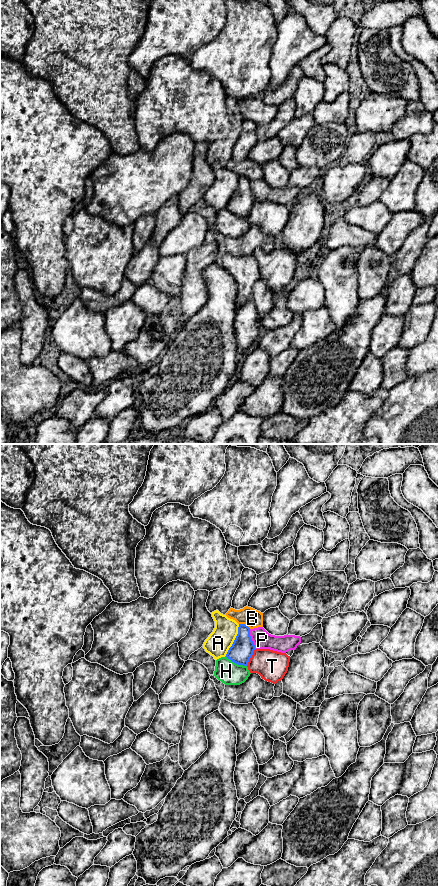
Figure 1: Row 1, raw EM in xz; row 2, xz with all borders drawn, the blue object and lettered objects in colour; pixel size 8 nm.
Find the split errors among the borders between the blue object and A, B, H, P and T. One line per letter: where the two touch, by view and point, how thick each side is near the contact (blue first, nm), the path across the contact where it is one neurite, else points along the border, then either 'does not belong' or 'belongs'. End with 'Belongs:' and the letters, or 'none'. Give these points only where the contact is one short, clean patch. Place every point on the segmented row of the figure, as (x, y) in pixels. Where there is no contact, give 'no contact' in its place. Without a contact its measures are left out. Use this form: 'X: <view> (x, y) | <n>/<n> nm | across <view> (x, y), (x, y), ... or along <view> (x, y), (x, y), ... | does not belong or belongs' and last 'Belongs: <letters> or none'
A: xz (234, 640) | 180/190 nm | does not belong
B: xz (244, 624) | 180/150 nm | does not belong
H: xz (236, 663) | 180/190 nm | does not belong
P: xz (251, 639) | 180/150 nm | does not belong
T: xz (251, 656) | 180/240 nm | does not belong
Belongs: none

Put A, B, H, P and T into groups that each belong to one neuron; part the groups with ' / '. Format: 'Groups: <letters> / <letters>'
Groups: A / B / H / P / T

